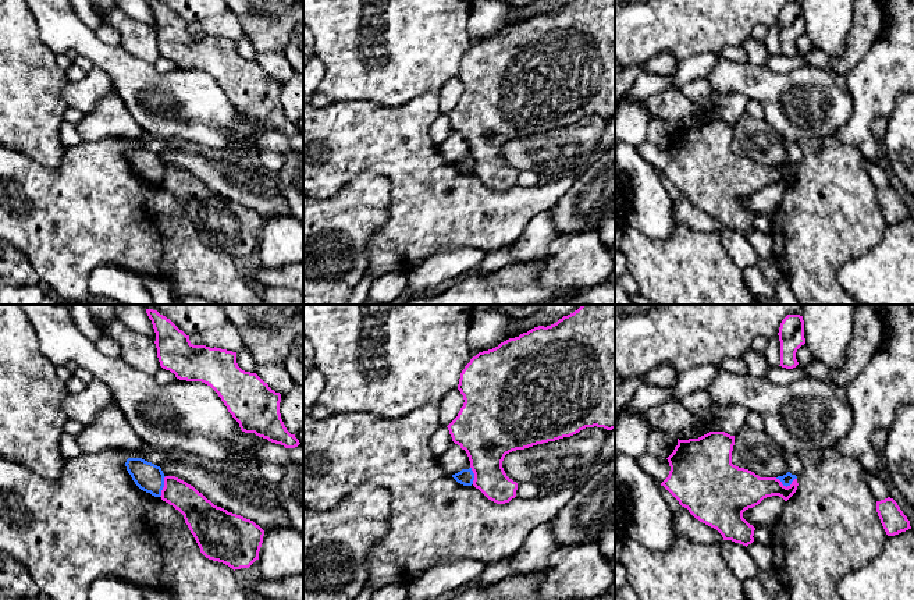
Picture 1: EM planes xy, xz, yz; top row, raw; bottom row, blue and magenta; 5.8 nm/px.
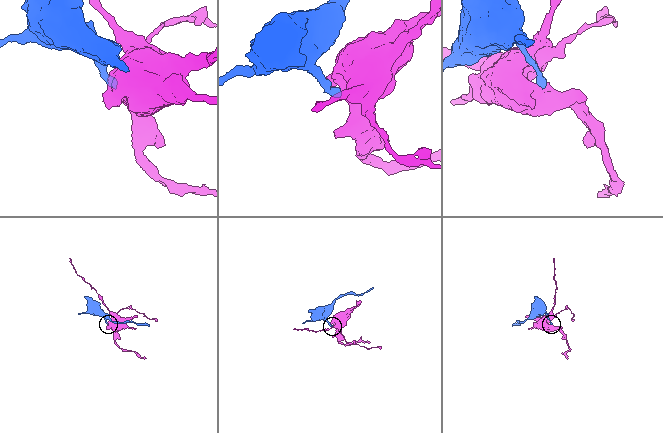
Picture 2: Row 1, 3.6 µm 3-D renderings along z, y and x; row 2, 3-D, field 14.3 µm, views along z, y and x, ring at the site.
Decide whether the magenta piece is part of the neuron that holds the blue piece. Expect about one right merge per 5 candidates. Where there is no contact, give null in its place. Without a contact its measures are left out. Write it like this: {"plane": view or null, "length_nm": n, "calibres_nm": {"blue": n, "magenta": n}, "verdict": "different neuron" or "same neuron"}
{"plane": "yz", "length_nm": 130, "calibres_nm": {"blue": 70, "magenta": 220}, "verdict": "different neuron"}

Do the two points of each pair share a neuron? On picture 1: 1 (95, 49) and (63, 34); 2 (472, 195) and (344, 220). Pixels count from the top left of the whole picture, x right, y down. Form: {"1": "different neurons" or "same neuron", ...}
{"1": "same neuron", "2": "different neurons"}

